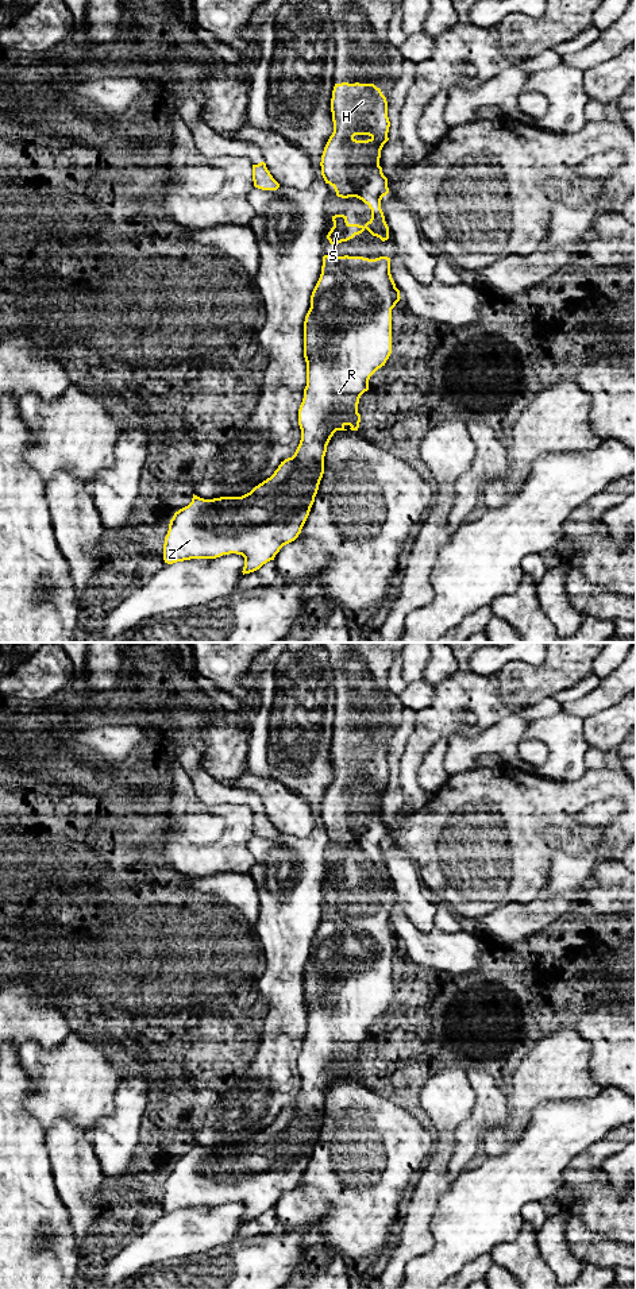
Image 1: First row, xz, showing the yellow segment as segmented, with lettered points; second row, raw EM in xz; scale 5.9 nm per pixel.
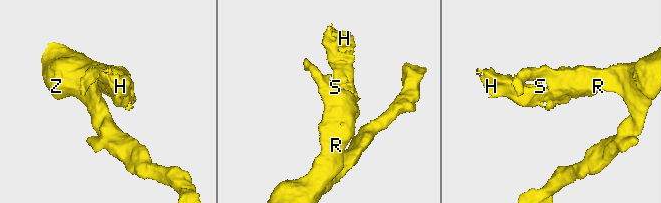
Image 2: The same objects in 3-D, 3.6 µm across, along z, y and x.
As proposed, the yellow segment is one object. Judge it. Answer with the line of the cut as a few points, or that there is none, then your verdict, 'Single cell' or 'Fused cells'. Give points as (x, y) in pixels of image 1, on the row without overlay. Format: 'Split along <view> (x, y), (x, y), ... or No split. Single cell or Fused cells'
No split. Single cell

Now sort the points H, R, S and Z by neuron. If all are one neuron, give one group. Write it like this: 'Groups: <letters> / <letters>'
Groups: H R S Z

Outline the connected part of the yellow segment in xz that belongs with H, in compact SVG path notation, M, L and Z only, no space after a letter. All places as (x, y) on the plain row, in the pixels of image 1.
M335 732L331 760L334 780L321 803L321 823L338 845L356 845L367 852L371 867L359 873L350 872L344 862L335 862L327 887L331 892L339 892L367 877L385 889L389 887L389 875L381 848L389 835L379 806L389 788L386 745L374 732Z

